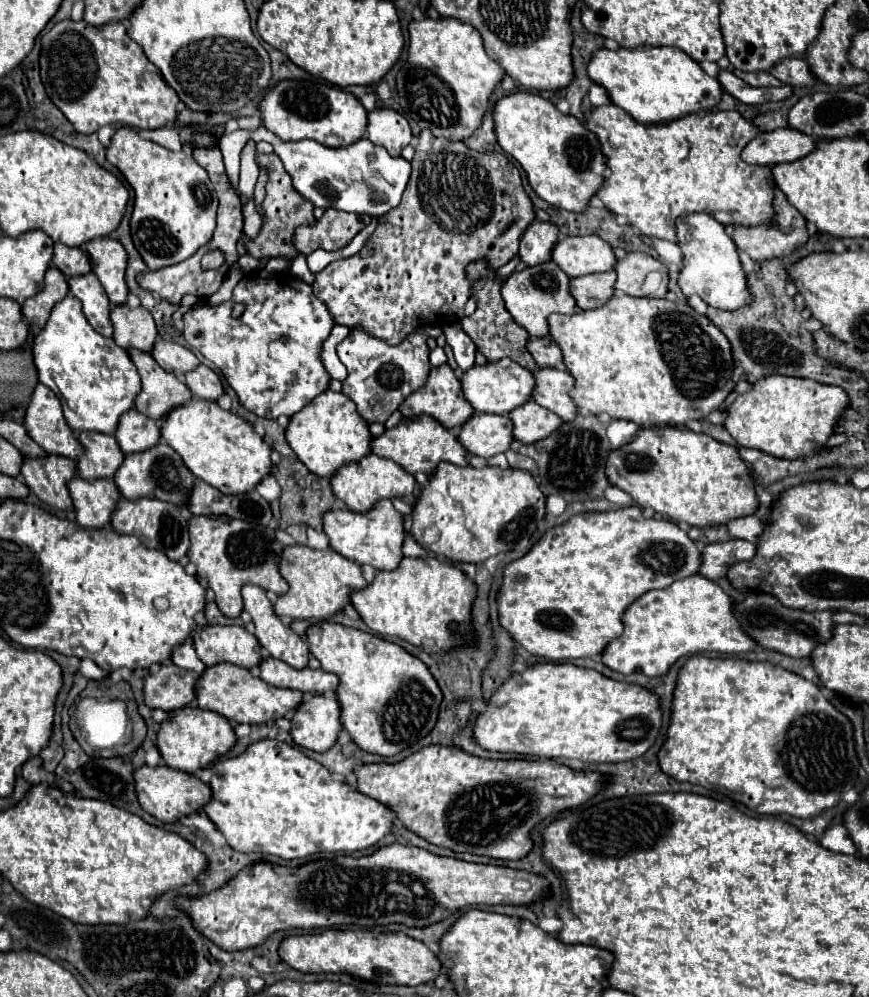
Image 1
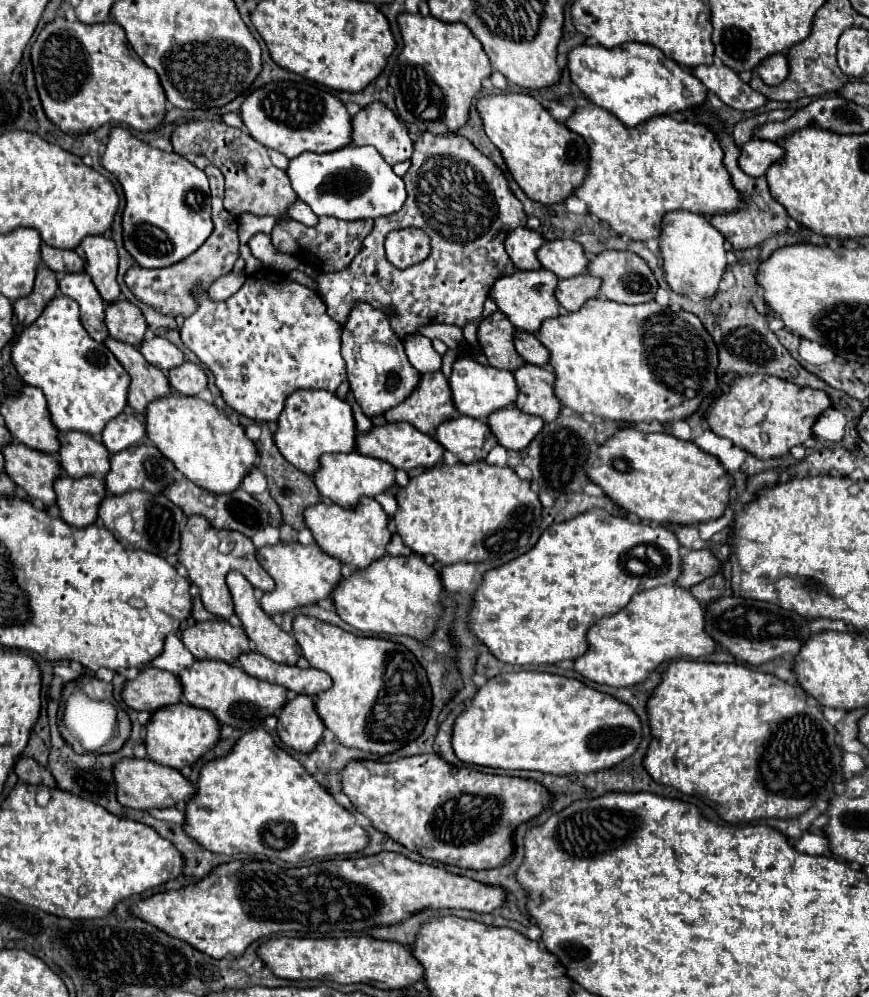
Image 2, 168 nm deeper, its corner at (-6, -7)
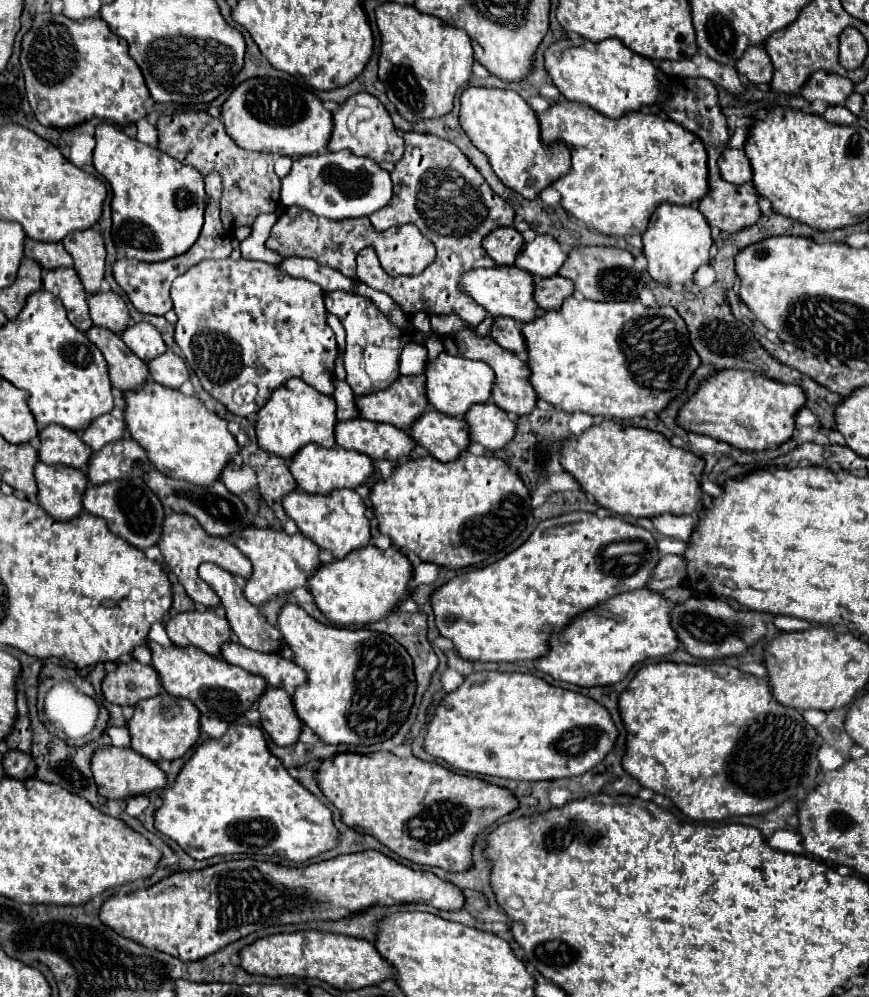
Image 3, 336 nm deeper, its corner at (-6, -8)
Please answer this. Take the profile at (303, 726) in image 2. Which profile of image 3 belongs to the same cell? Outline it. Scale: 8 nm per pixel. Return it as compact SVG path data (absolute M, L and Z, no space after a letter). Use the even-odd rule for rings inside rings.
M268 687L266 693L258 699L262 727L272 737L272 741L280 747L288 747L298 743L302 733L300 717L292 707L292 695L278 687Z

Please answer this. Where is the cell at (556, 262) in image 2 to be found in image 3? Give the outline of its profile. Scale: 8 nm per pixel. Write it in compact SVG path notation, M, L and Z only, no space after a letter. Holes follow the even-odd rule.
M538 235L532 243L522 247L522 253L516 257L516 267L532 273L534 277L554 277L568 255L560 249L560 243L550 235Z

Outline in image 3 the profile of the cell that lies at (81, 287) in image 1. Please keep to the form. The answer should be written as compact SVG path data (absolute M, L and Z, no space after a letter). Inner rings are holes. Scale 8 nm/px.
M60 267L60 269L48 271L44 275L44 289L62 299L68 311L68 319L80 331L86 333L92 327L92 319L88 313L88 293L84 291L74 269Z

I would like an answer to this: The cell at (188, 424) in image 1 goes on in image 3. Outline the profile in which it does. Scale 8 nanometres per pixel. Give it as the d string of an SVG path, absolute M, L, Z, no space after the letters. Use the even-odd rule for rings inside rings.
M148 379L144 387L126 397L126 427L130 435L148 451L154 467L172 479L184 479L200 487L216 483L224 467L240 453L240 445L228 431L228 423L210 413L198 397L186 397L176 389Z

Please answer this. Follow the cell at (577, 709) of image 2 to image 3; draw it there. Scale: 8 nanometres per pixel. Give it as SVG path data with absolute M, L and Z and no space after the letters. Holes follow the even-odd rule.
M482 671L468 675L456 691L446 695L428 725L424 747L430 755L444 759L460 771L542 781L576 777L594 769L614 749L618 735L618 727L614 725L608 709L588 695L550 685L530 673Z

